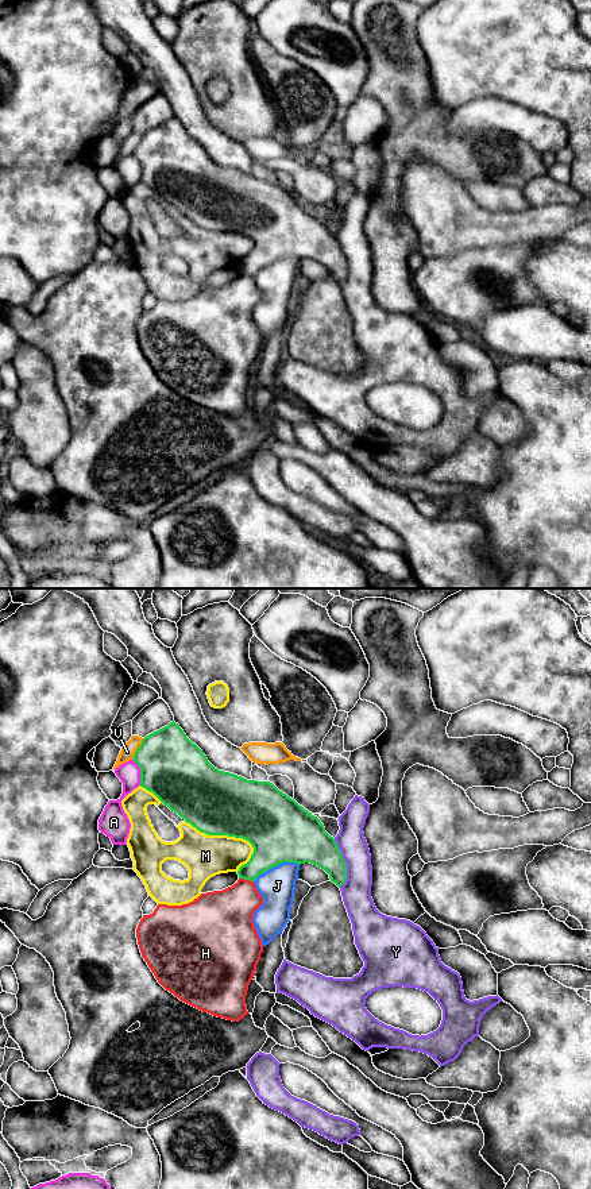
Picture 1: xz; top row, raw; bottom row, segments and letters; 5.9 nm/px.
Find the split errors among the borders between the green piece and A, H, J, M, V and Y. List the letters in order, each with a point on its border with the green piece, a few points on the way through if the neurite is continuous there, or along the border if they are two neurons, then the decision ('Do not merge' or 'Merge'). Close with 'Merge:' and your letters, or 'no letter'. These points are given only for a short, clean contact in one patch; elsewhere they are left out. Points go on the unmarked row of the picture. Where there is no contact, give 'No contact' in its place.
A: Touches green at xz (141, 168). Do not merge
H: Touches green at xz (246, 274). Do not merge
J: Touches green at xz (275, 261). Do not merge
M: Touches green at xz (226, 230). Do not merge
V: Touches green at xz (136, 145). Do not merge
Y: Touches green at xz (344, 258). Do not merge
Merge: no letter

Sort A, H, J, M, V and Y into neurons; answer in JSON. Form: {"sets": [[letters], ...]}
{"sets": [["A"], ["H"], ["J"], ["M"], ["V"], ["Y"]]}

